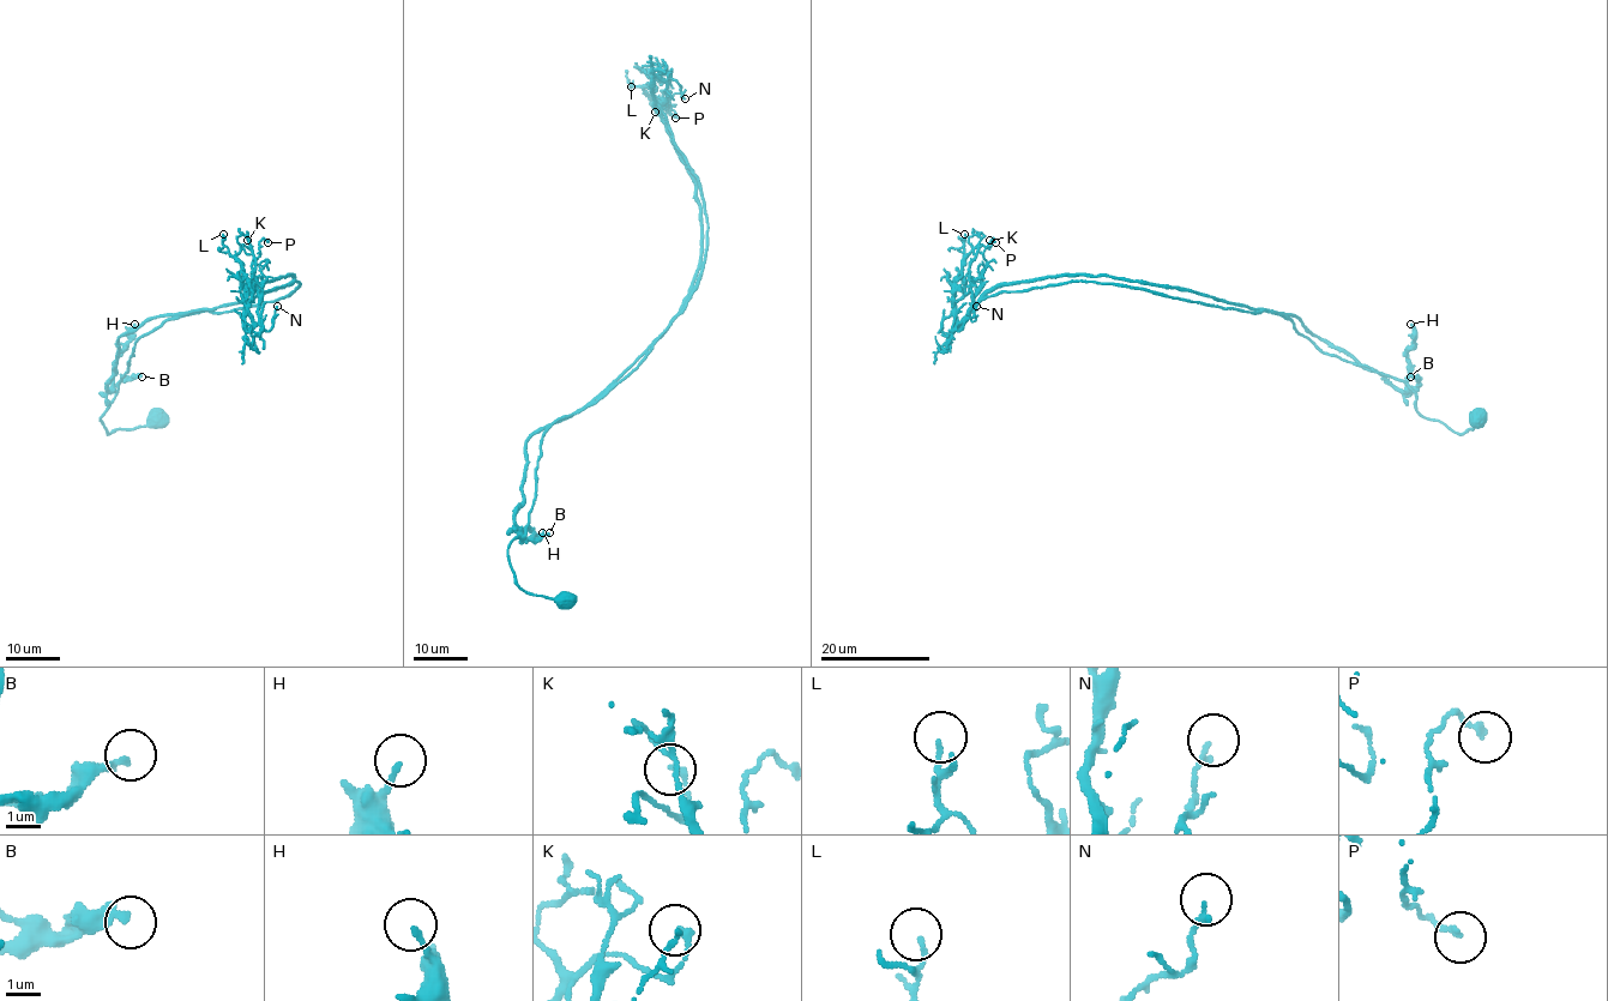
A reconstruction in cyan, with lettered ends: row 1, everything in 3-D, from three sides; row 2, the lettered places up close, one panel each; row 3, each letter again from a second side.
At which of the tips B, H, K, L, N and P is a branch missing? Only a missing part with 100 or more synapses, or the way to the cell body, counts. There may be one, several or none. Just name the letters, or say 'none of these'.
none of these

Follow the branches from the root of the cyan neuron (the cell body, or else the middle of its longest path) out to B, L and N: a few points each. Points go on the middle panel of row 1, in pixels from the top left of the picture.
B: (565, 597), (552, 600), (525, 592), (509, 560), (509, 544), (515, 538), (538, 540), (549, 532)
L: (565, 597), (525, 592), (509, 560), (542, 435), (663, 332), (700, 259), (660, 76), (631, 86)
N: (565, 597), (525, 592), (509, 544), (542, 435), (687, 295), (702, 207), (652, 79), (685, 98)

